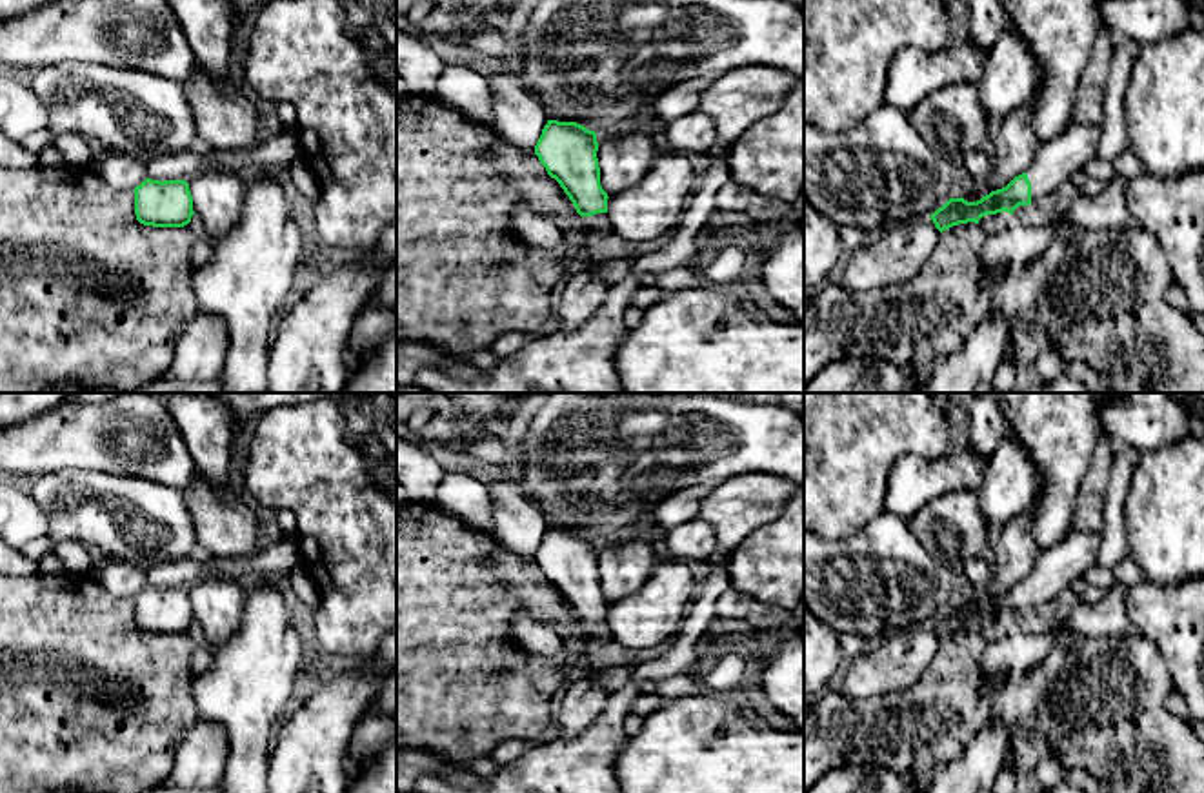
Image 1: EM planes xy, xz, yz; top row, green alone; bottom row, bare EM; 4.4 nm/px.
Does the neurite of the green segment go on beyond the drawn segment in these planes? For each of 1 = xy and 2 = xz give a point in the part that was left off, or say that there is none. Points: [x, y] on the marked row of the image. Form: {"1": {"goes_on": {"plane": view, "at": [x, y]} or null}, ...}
{"1": {"goes_on": null}, "2": {"goes_on": {"plane": "xz", "at": [601, 224]}}}

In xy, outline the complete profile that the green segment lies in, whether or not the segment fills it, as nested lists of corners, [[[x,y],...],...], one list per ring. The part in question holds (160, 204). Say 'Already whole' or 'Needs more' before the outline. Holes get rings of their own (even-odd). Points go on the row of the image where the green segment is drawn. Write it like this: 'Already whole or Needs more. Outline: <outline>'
Already whole. Outline: [[[145,178],[135,189],[135,215],[144,226],[184,227],[191,222],[193,196],[186,180]]]

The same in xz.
Needs more. Outline: [[[547,120],[535,155],[573,202],[587,233],[611,235],[607,193],[600,186],[597,133],[577,122]]]

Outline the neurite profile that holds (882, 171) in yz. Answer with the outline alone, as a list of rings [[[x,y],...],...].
[[[889,104],[849,131],[824,131],[804,124],[804,202],[838,227],[869,233],[917,216],[931,216],[949,200],[953,175],[948,155],[931,147],[909,115]]]

